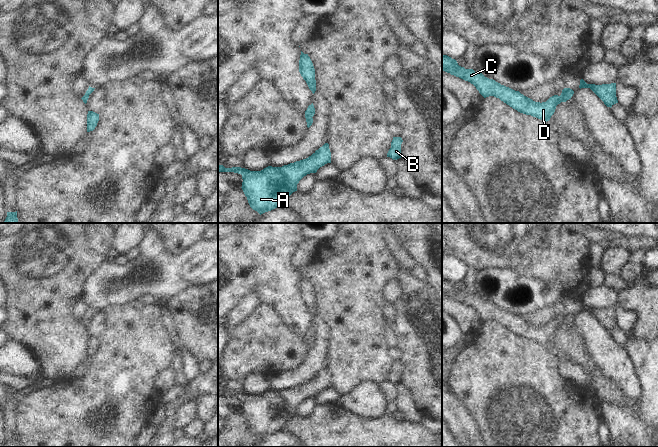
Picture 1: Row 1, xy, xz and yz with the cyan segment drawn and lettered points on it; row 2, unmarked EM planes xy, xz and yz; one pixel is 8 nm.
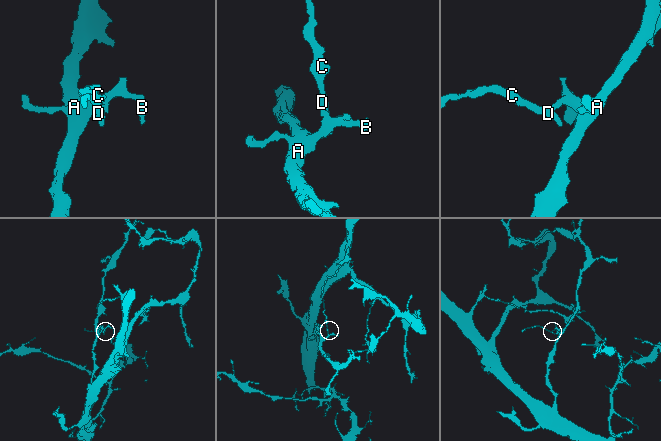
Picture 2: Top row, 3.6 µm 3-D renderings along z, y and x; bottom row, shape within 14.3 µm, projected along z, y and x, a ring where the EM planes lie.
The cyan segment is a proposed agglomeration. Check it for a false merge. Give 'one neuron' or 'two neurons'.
one neuron

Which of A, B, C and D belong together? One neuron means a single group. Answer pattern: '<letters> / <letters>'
A B C D

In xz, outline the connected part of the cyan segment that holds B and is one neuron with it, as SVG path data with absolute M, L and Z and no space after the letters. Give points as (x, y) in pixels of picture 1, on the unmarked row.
M393 361L393 364L391 366L391 372L389 373L387 377L387 381L392 382L393 384L397 384L401 382L401 368L403 364L401 361Z

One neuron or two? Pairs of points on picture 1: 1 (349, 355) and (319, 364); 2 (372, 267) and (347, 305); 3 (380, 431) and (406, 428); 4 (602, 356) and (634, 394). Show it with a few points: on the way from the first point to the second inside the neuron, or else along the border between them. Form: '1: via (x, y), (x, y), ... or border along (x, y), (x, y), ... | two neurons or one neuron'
1: border along (329, 339), (326, 351), (326, 366) | two neurons
2: via (363, 276), (349, 290), (349, 296) | one neuron
3: via (386, 431), (400, 431) | one neuron
4: via (611, 365), (630, 385) | one neuron

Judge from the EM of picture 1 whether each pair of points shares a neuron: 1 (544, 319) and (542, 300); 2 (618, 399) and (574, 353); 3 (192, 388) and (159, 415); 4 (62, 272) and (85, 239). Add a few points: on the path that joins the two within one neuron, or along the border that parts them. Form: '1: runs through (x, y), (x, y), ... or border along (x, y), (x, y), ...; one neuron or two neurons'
1: border along (565, 302), (525, 315); two neurons
2: runs through (606, 387), (586, 363); one neuron
3: border along (168, 405), (165, 411), (165, 418), (158, 427); two neurons
4: runs through (62, 264), (77, 247); one neuron

